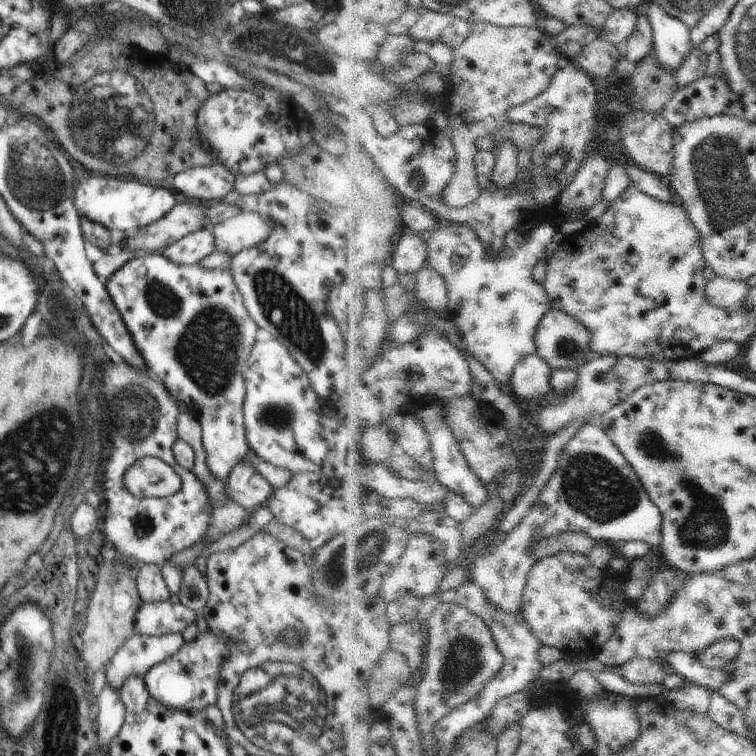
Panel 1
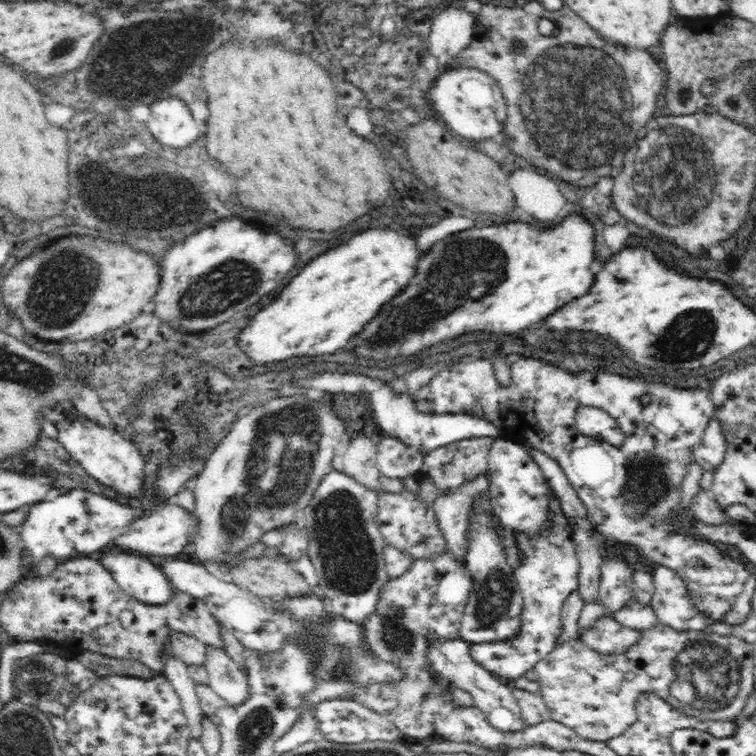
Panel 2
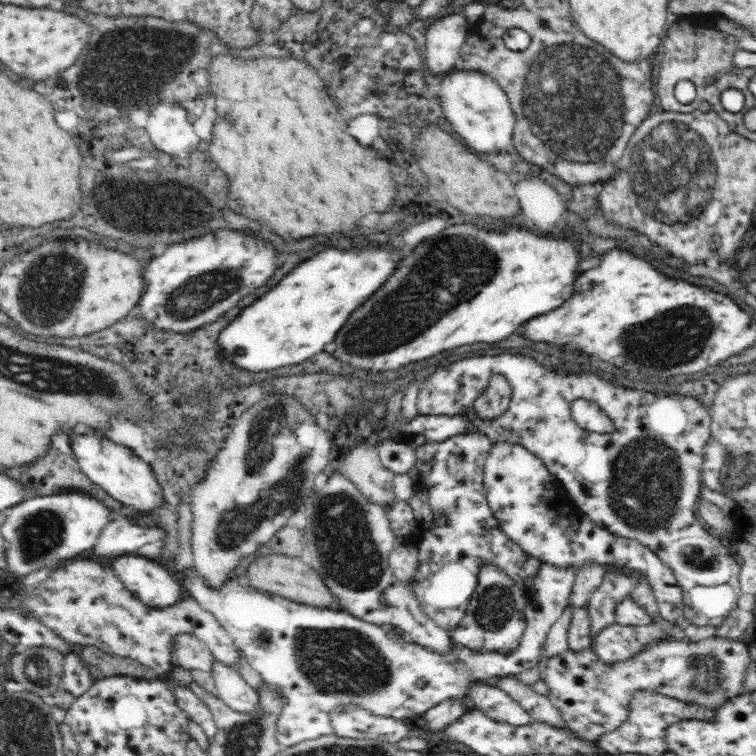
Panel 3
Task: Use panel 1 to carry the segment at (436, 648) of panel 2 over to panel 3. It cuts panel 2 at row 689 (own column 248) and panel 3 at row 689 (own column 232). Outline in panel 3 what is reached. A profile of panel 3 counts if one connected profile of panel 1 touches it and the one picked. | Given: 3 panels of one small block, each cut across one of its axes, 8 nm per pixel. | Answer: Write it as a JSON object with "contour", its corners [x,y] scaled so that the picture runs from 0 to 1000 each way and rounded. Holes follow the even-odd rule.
{"contour":[[[627,901],[622,906],[622,919],[628,937],[656,955],[677,959],[697,959],[705,955],[702,947],[688,933],[648,901]]]}

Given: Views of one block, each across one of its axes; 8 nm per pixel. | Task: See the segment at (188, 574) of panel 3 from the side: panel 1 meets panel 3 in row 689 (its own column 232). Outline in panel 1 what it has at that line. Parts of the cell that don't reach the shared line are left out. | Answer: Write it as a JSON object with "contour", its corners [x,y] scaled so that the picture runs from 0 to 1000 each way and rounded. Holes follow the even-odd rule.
{"contour":[[[205,333],[167,347],[144,366],[139,381],[192,475],[197,497],[217,508],[230,525],[235,516],[234,526],[243,524],[254,534],[261,558],[266,562],[266,585],[276,624],[299,638],[310,616],[331,599],[321,553],[327,524],[321,493],[337,458],[337,440],[341,437],[321,405],[306,358],[291,353],[272,357],[263,348],[237,349],[225,345],[214,333]]]}

